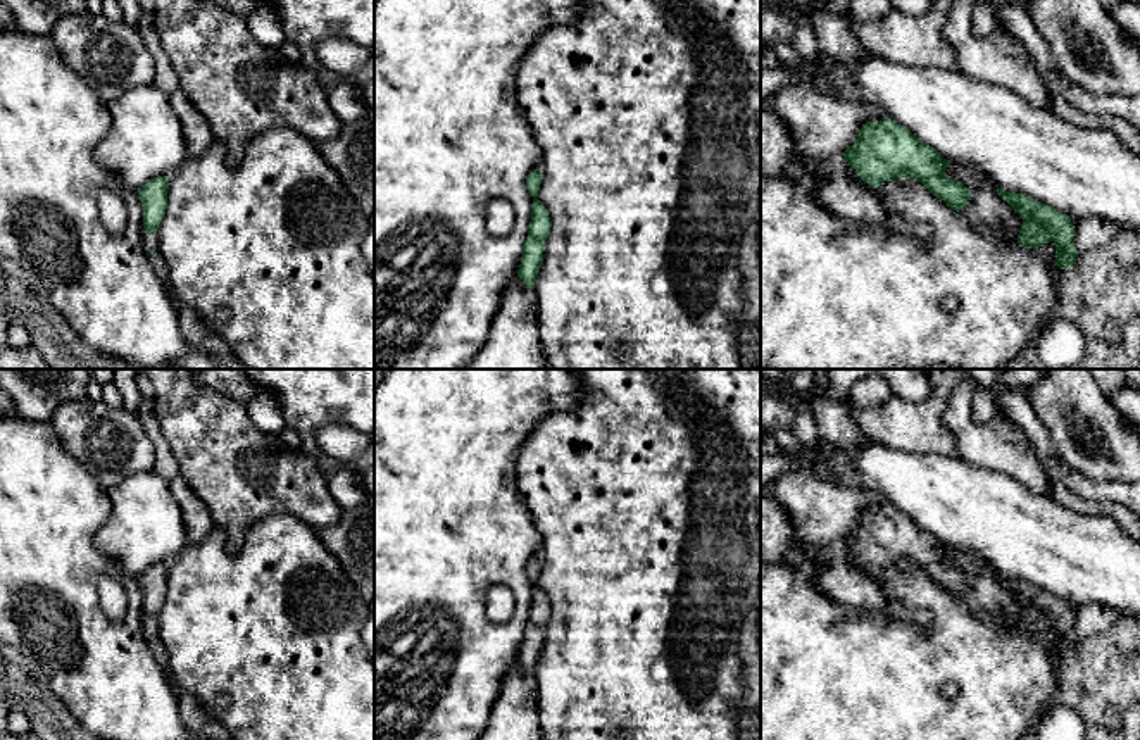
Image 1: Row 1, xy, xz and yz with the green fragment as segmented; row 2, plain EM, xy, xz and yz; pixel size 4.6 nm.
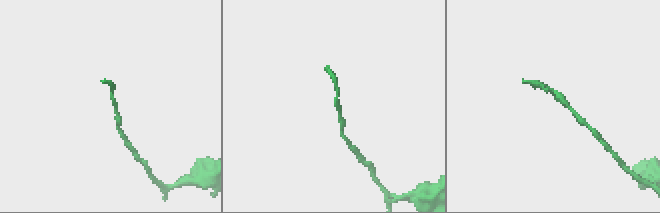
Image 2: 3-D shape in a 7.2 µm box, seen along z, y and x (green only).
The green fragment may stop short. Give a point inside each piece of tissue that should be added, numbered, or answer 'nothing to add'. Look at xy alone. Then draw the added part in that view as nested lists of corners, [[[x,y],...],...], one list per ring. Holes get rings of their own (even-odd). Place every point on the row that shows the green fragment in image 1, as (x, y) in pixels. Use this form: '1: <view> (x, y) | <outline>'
1: xy (150, 242) | [[[141,231],[143,250],[148,254],[159,254],[159,238],[157,233]]]

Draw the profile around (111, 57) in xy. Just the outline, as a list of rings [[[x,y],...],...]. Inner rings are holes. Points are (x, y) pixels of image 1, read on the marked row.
[[[71,14],[48,34],[67,67],[107,105],[121,93],[153,83],[153,59],[140,31],[103,14]]]

